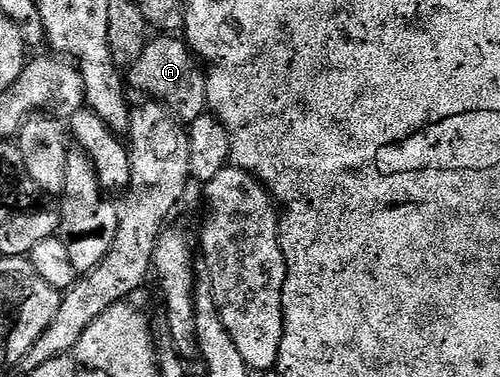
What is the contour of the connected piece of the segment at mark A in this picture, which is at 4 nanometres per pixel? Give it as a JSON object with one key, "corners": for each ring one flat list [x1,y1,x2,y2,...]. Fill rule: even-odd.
{"corners":[[171,33,152,38,139,60,130,68,129,74,132,92,144,91,147,94,144,96,158,101,184,124,190,125,197,117,208,114,207,72,182,38]]}

